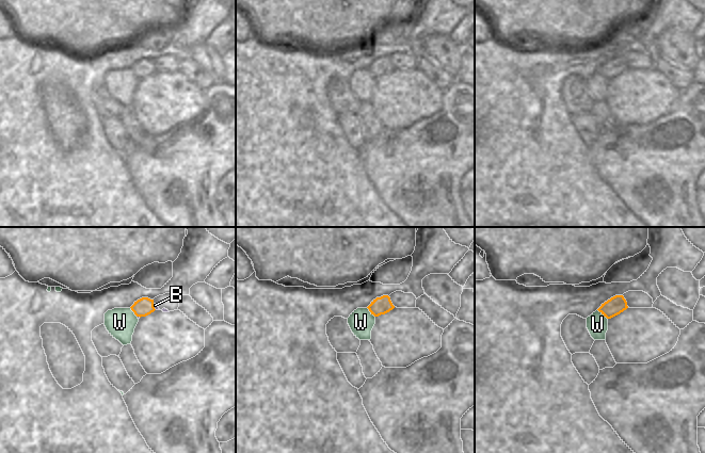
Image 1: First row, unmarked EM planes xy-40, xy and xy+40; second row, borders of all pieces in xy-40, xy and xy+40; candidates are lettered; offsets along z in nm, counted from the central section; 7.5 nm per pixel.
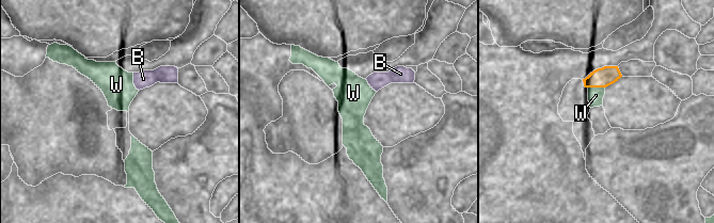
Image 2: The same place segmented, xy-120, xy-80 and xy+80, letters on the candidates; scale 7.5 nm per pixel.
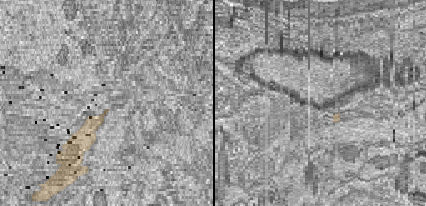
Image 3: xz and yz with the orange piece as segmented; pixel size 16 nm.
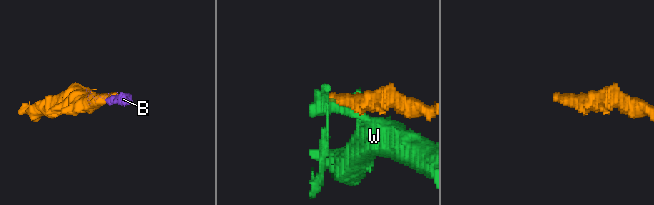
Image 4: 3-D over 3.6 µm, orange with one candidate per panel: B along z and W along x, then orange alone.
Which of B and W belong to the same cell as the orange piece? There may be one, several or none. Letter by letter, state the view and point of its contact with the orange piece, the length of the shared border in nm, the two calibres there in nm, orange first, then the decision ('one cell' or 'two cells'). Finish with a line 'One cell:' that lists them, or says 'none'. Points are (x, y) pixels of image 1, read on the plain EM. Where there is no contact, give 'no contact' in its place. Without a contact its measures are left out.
B: meets orange in xy-40 at (154, 68); contact 50 nm long; 140 nm thick on the orange side, 30 nm on the other; one cell
W: meets orange in xy+40 at (603, 75); contact 110 nm long; 140 nm thick on the orange side, 160 nm on the other; two cells
One cell: B

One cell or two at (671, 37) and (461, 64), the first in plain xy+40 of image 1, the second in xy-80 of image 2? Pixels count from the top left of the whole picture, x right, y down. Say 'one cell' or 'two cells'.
two cells

